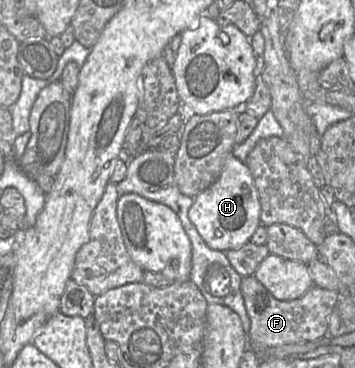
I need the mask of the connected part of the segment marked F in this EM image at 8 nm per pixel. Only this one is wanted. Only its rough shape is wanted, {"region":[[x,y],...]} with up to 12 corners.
{"region":[[253,275],[240,289],[248,342],[268,347],[325,337],[338,292],[313,285],[274,298]]}

